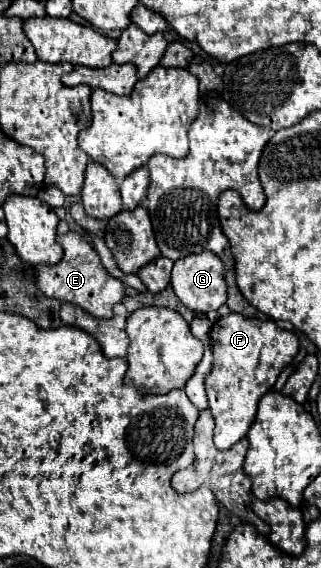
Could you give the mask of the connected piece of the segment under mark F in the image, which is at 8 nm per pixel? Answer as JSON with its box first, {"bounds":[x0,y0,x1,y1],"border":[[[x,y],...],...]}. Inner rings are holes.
{"bounds":[206,312,300,450],"border":[[[234,312],[212,324],[210,344],[214,352],[214,370],[206,378],[206,394],[216,424],[214,444],[218,450],[230,450],[246,436],[254,422],[260,398],[270,392],[280,372],[294,360],[300,346],[294,332],[278,328],[272,320],[244,318]]]}

